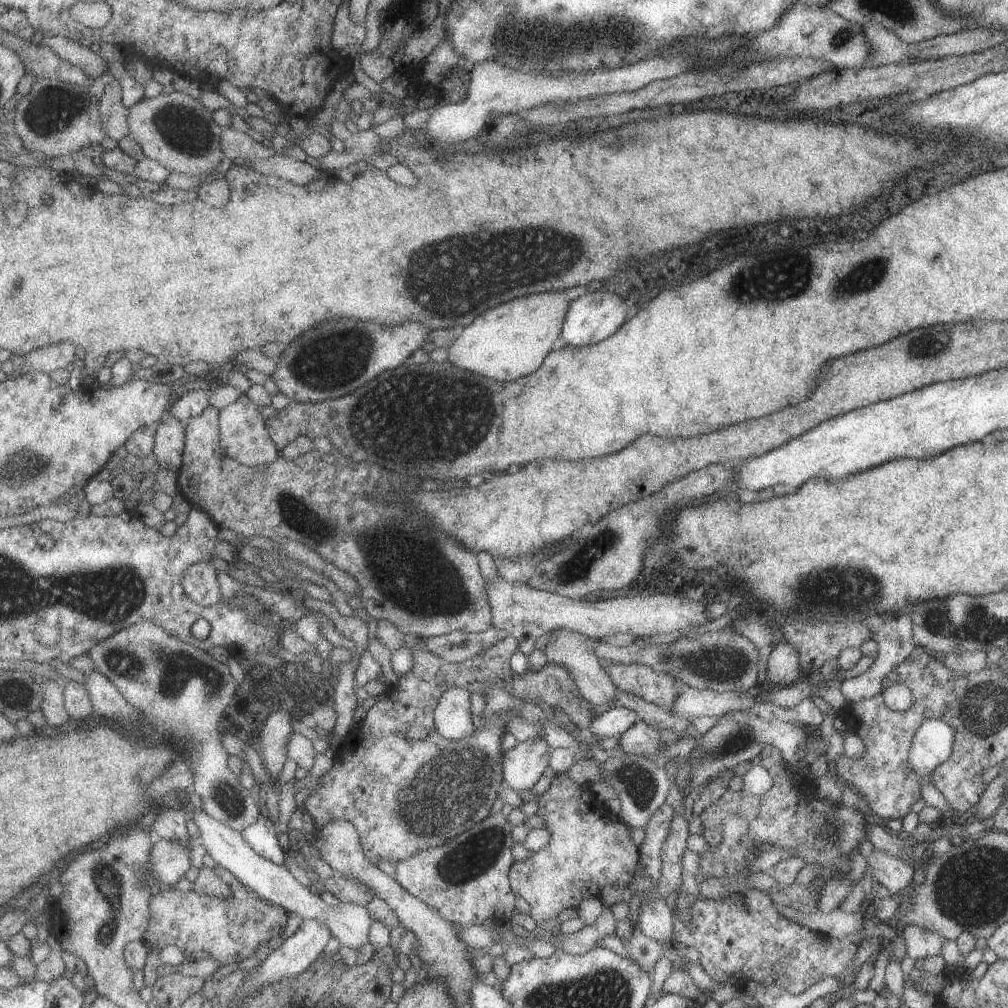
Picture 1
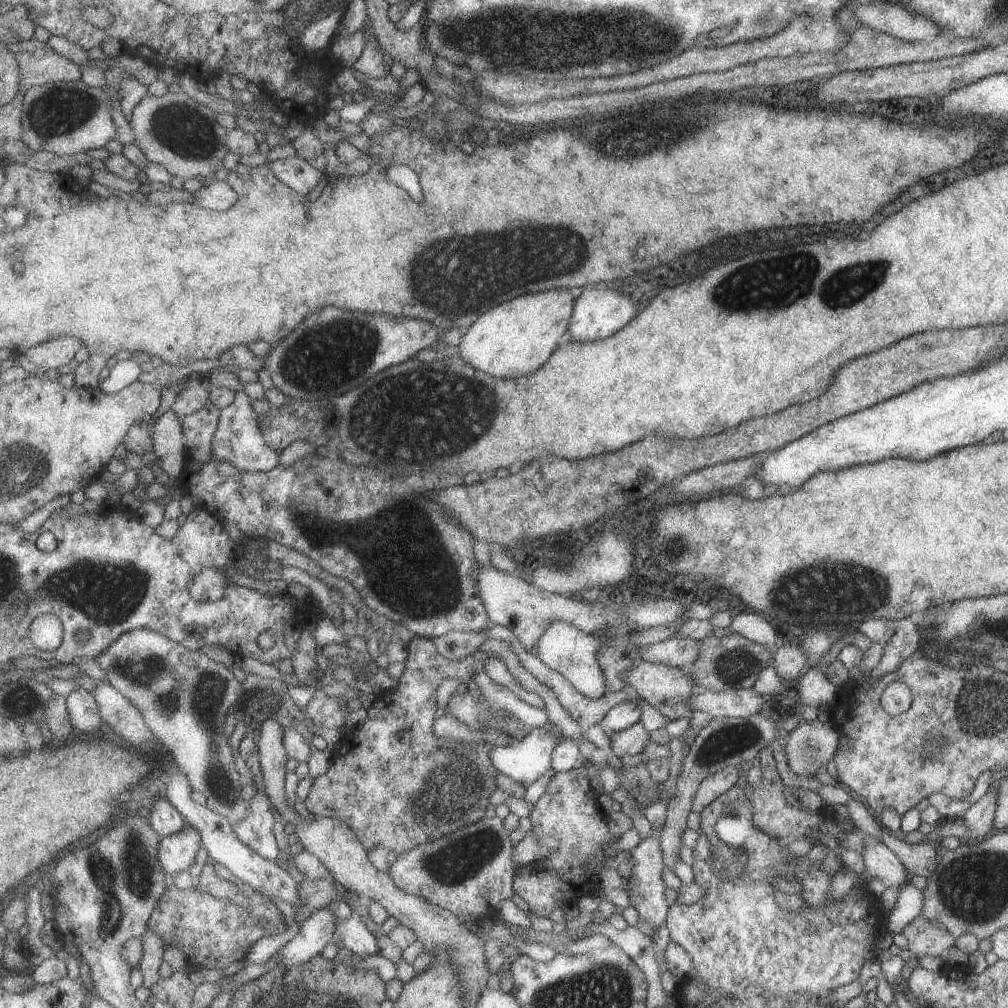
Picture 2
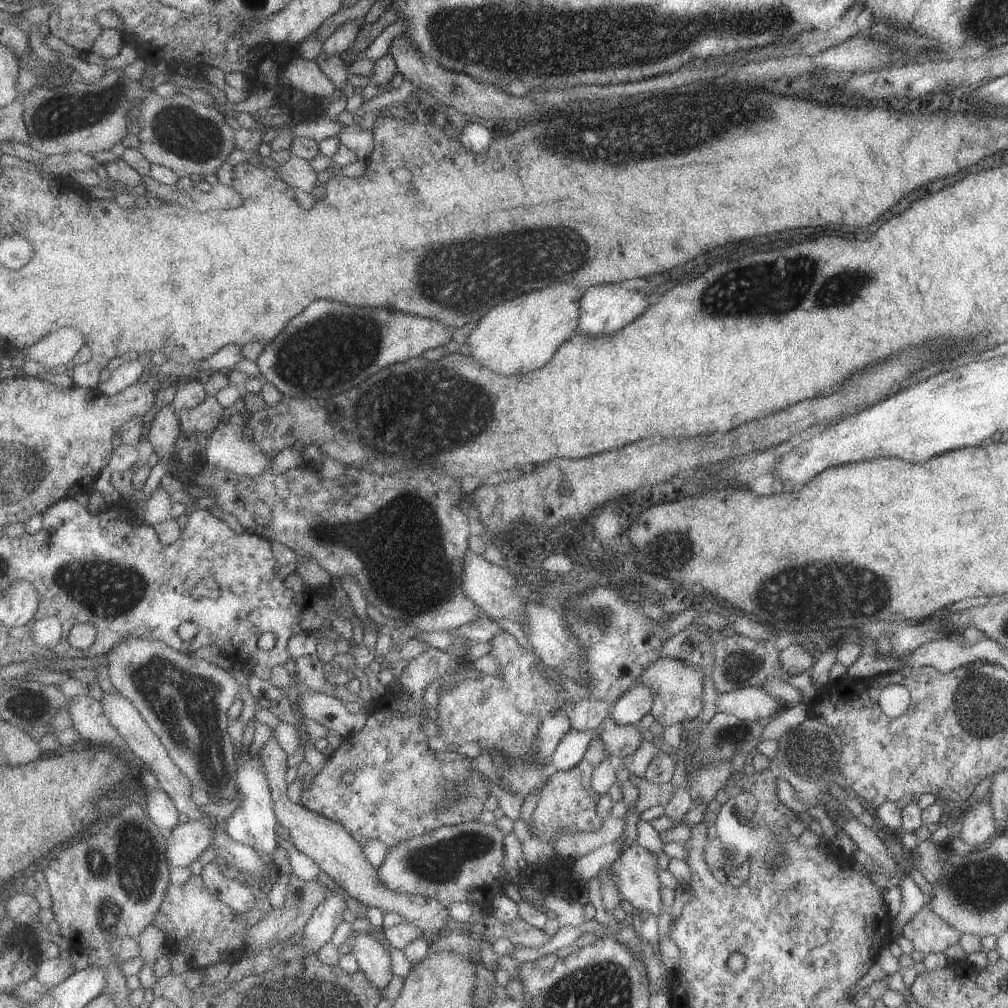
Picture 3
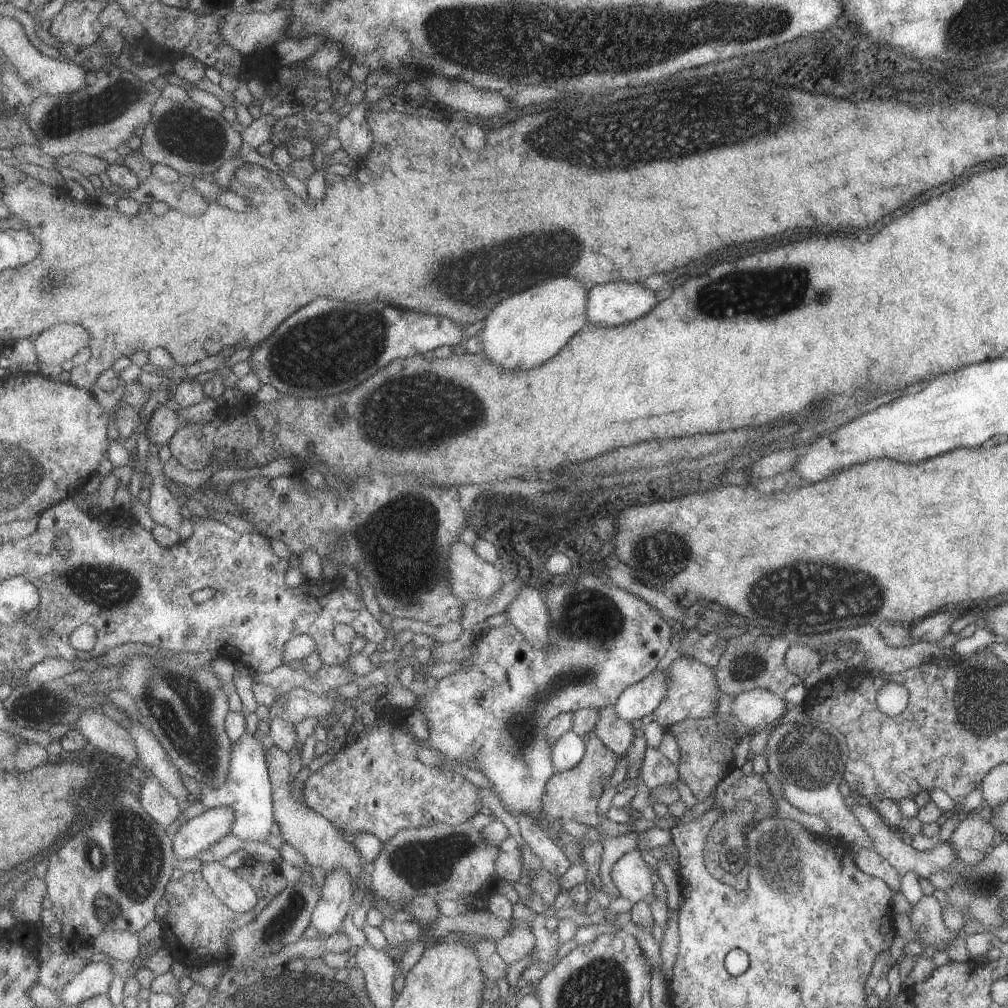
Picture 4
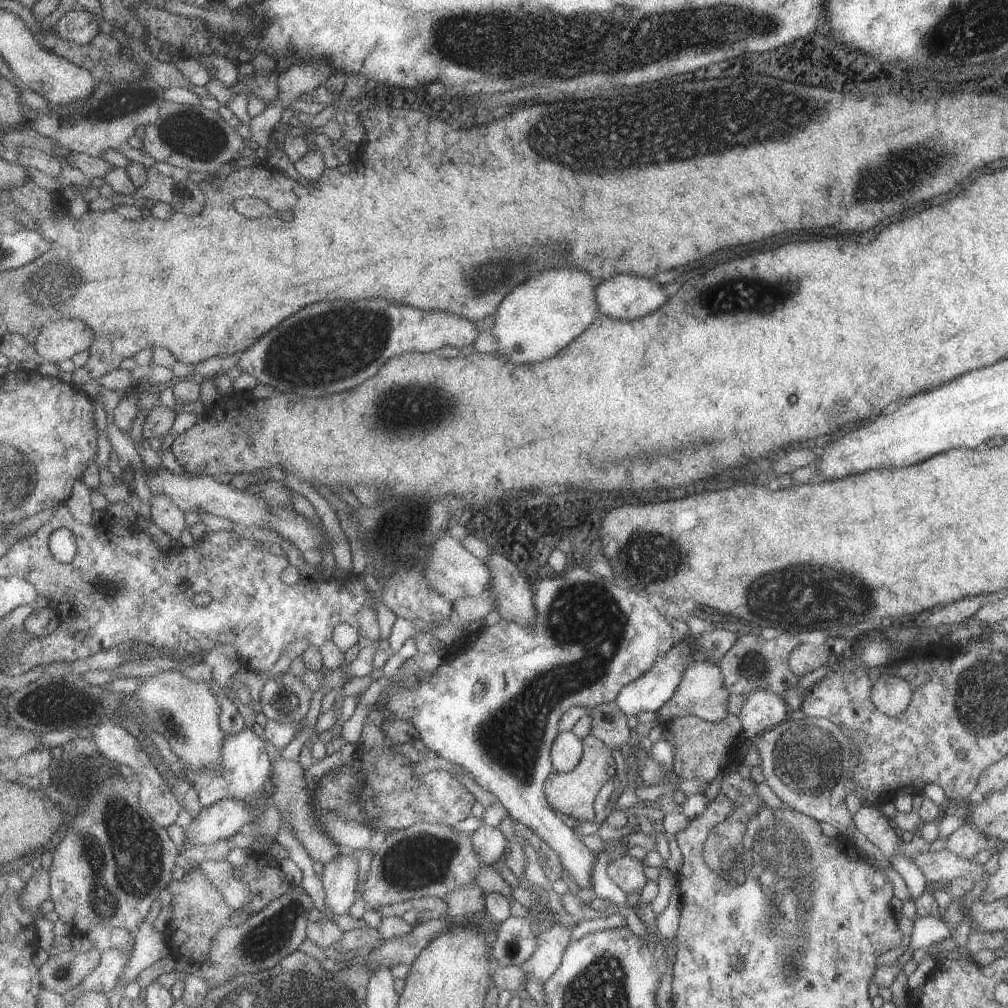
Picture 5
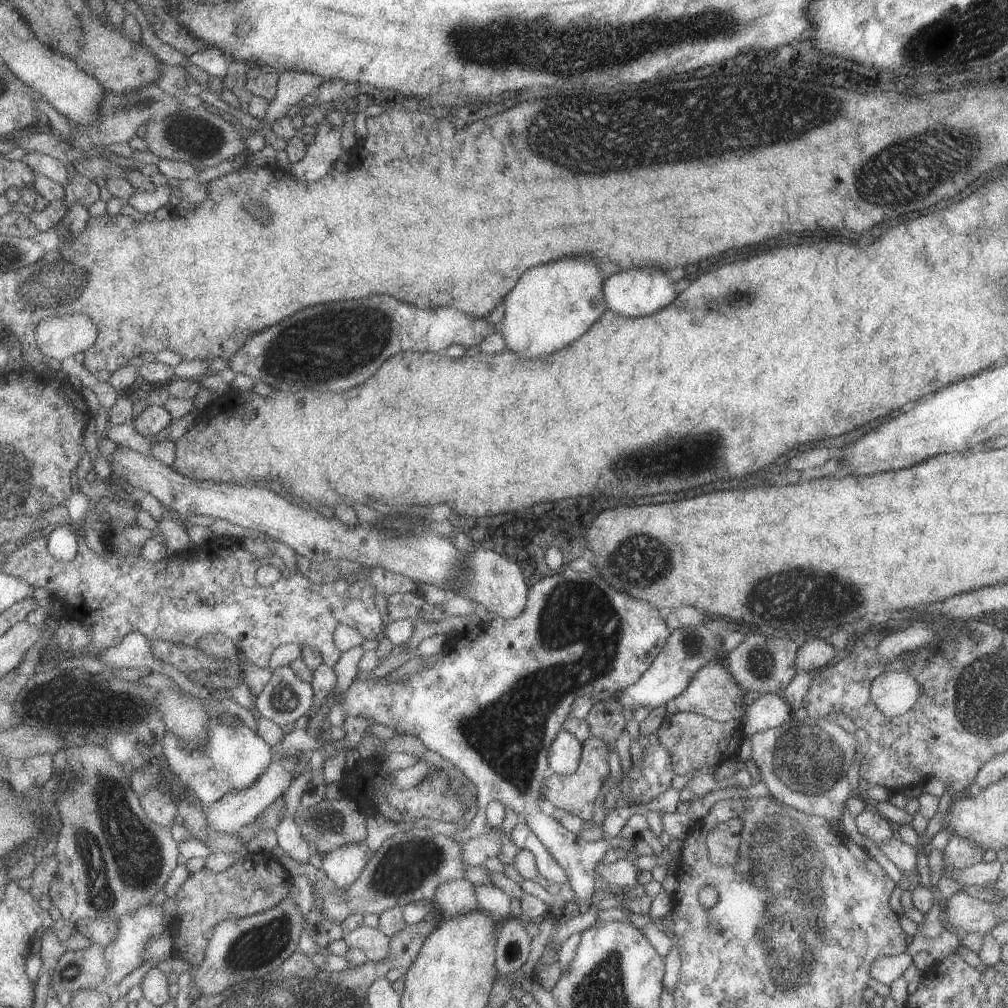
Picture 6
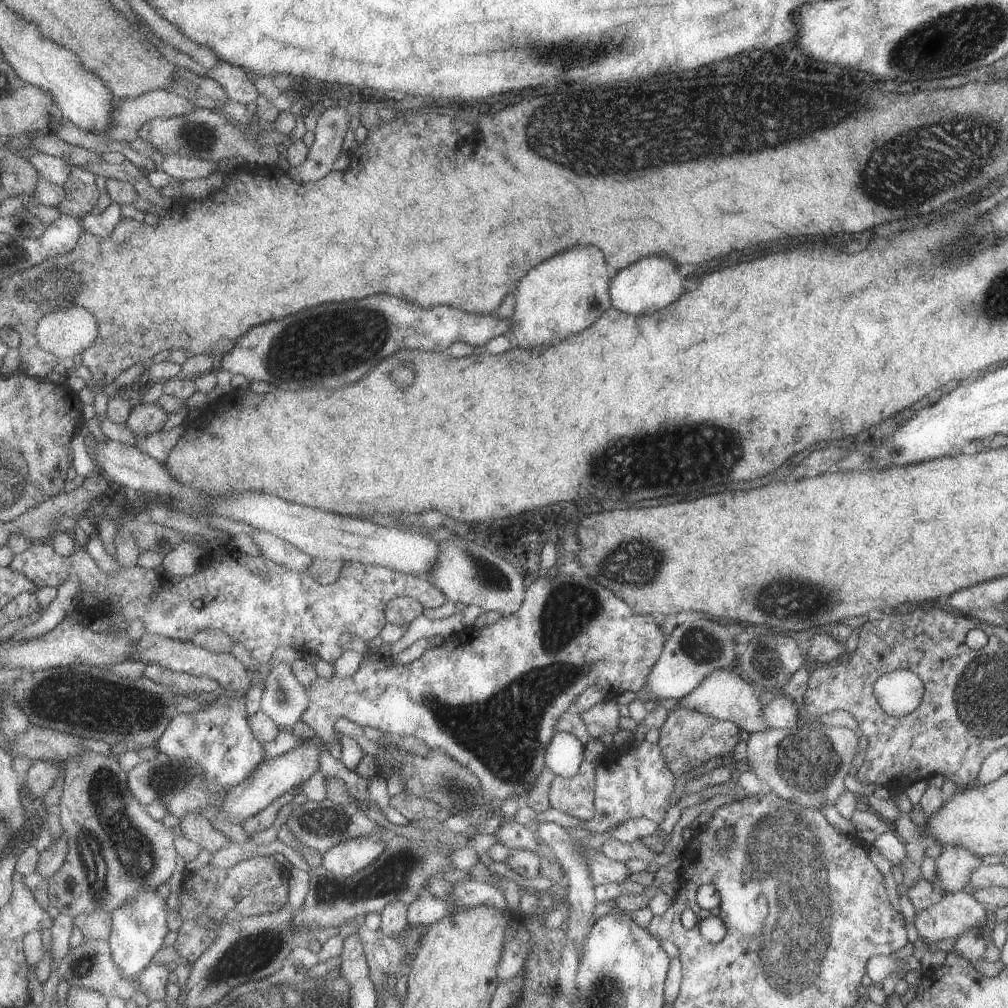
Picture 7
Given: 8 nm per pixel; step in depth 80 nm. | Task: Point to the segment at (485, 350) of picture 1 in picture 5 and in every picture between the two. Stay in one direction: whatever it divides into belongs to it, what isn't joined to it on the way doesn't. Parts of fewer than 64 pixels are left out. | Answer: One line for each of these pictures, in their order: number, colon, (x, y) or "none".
2: (518, 338)
3: (520, 335)
4: (526, 330)
5: (541, 318)

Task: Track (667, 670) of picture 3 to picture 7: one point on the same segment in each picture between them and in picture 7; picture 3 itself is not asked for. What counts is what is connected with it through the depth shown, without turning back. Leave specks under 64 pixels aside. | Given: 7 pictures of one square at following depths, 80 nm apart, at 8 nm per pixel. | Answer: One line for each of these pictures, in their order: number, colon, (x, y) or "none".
4: (691, 693)
5: (700, 693)
6: (712, 692)
7: (723, 694)

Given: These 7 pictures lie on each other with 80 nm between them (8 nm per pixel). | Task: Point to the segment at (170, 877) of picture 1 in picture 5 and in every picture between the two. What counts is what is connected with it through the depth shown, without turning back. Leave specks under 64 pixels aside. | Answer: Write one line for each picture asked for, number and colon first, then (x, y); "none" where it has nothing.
2: (178, 852)
3: (187, 842)
4: (200, 832)
5: (222, 820)

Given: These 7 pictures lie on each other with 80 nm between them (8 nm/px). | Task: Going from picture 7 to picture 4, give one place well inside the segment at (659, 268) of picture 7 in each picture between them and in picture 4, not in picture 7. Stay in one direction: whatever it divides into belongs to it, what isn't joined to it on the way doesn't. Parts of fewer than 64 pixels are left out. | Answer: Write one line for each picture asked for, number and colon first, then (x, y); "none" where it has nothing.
4: (609, 304)
5: (627, 298)
6: (635, 293)

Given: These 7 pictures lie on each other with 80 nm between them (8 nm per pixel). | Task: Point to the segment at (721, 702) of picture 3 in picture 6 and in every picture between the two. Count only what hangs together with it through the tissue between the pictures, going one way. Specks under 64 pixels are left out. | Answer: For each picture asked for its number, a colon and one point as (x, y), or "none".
4: (758, 708)
5: (762, 710)
6: (770, 710)

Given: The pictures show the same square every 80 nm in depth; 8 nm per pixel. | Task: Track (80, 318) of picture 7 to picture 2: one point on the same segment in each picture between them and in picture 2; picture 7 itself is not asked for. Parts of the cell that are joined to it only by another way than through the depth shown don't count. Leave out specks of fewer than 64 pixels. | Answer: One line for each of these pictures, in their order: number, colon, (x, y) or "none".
2: (54, 353)
3: (60, 347)
4: (58, 344)
5: (58, 341)
6: (59, 338)

